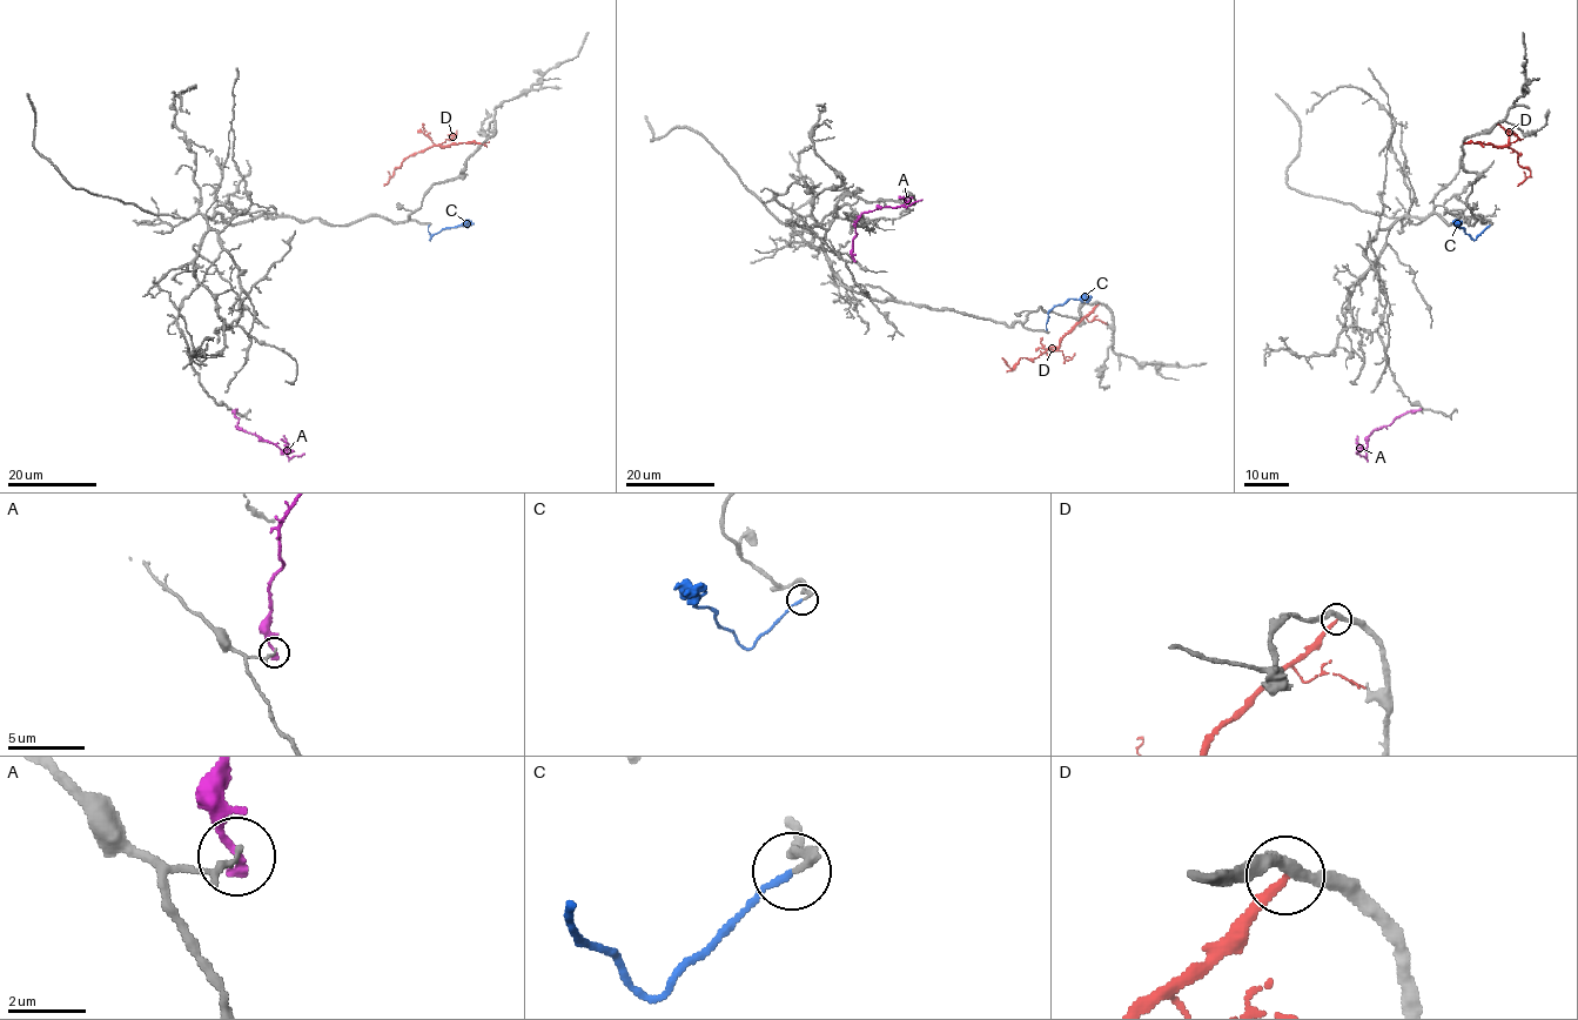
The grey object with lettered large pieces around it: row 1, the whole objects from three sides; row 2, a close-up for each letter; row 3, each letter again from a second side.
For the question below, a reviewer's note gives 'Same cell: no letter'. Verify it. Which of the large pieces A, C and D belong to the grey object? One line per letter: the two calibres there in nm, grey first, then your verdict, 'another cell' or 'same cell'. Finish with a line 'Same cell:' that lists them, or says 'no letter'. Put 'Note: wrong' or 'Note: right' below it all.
A: 190/280 nm | another cell
C: 280/160 nm | same cell
D: 280/240 nm | another cell
Same cell: C
Note: wrong

